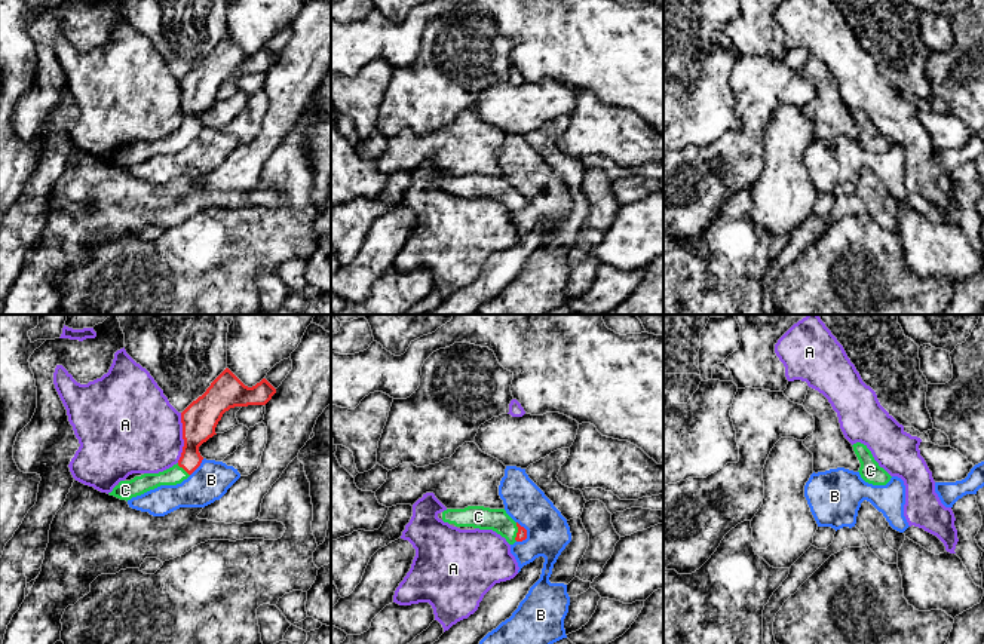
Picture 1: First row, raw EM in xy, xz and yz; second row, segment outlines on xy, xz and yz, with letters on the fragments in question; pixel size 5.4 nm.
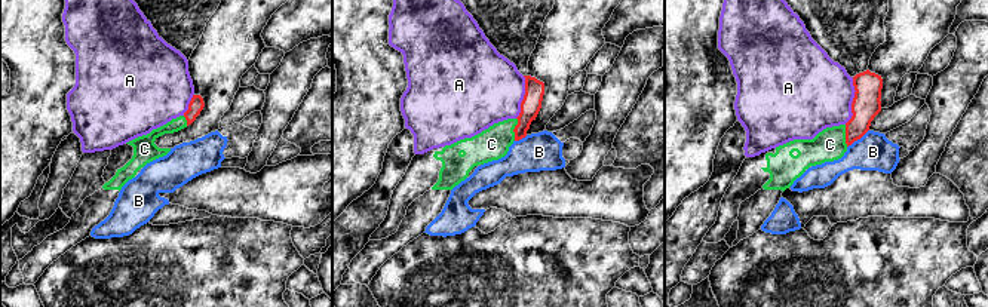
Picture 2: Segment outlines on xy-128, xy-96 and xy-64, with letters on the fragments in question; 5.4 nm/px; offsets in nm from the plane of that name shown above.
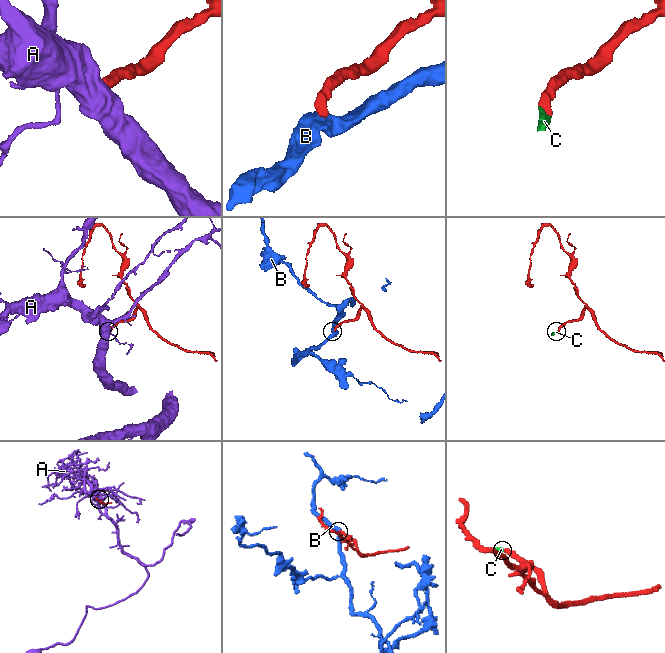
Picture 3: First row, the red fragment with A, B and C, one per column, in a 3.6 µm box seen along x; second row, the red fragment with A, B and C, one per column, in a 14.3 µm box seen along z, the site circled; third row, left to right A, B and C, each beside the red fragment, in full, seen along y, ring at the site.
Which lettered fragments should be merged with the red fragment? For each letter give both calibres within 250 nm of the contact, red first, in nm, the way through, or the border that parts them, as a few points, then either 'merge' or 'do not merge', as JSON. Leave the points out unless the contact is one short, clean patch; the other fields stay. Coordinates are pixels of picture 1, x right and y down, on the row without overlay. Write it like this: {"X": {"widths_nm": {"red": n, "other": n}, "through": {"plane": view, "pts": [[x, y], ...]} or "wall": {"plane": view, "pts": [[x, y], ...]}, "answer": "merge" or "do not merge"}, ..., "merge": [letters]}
{"A": {"widths_nm": {"red": 190, "other": 460}, "wall": {"plane": "xy", "pts": [[181, 80], [183, 119], [177, 129]]}, "answer": "do not merge"}, "B": {"widths_nm": {"red": 60, "other": 240}, "wall": {"plane": "xz", "pts": [[517, 189], [526, 198], [526, 205], [521, 209]]}, "answer": "do not merge"}, "C": {"widths_nm": {"red": 60, "other": 130}, "through": {"plane": "xz", "pts": [[521, 202], [518, 199], [478, 184]]}, "answer": "merge"}, "merge": ["C"]}

